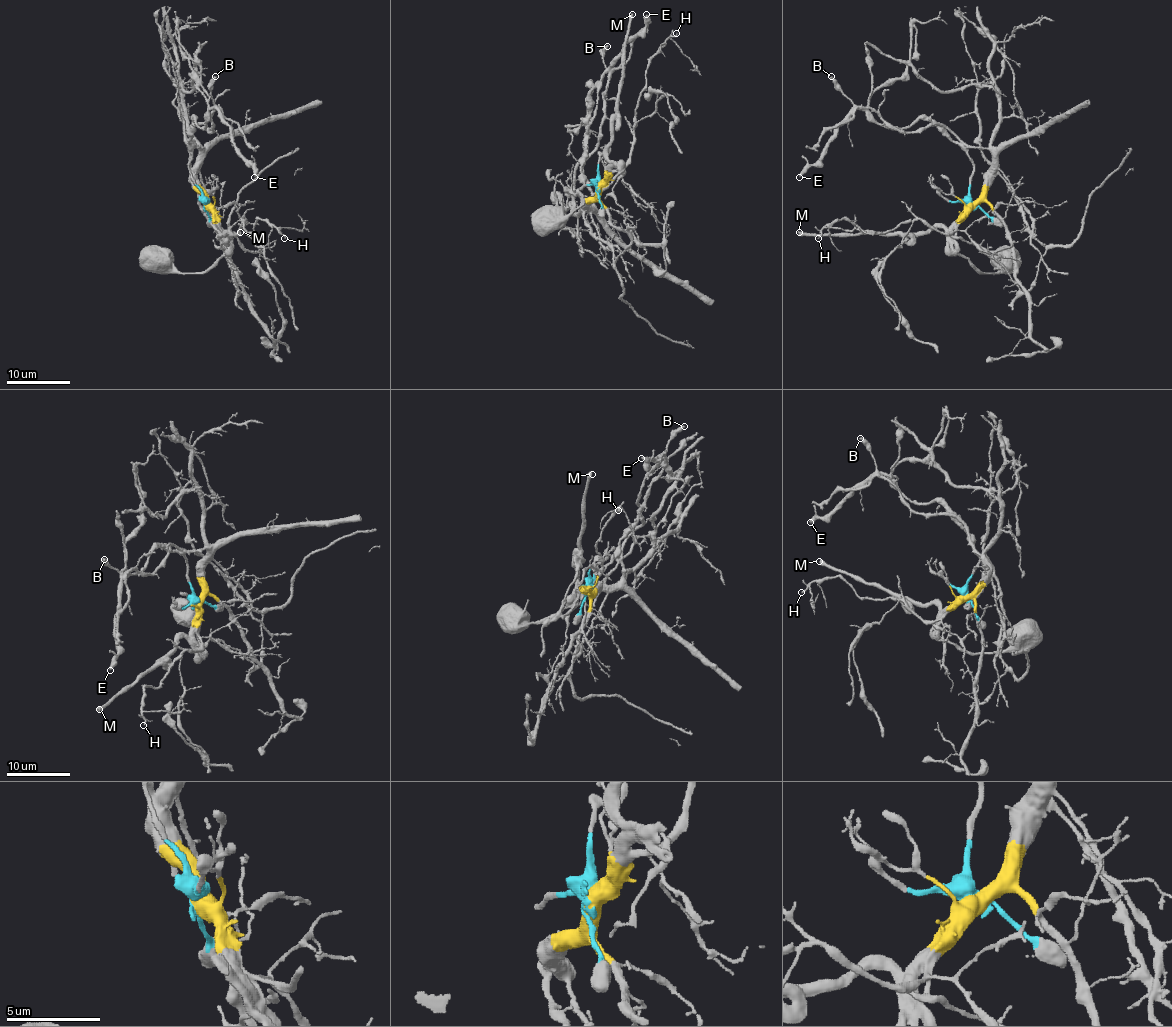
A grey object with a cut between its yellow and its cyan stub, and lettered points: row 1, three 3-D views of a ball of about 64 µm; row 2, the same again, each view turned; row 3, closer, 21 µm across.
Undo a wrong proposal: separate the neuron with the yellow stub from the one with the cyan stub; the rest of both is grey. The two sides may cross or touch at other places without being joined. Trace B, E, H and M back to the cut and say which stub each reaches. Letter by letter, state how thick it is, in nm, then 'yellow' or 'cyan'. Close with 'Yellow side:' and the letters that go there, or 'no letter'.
B: calibre 360 nm; cyan
E: calibre 360 nm; cyan
H: calibre 170 nm; yellow
M: calibre 480 nm; yellow
Yellow side: H, M

